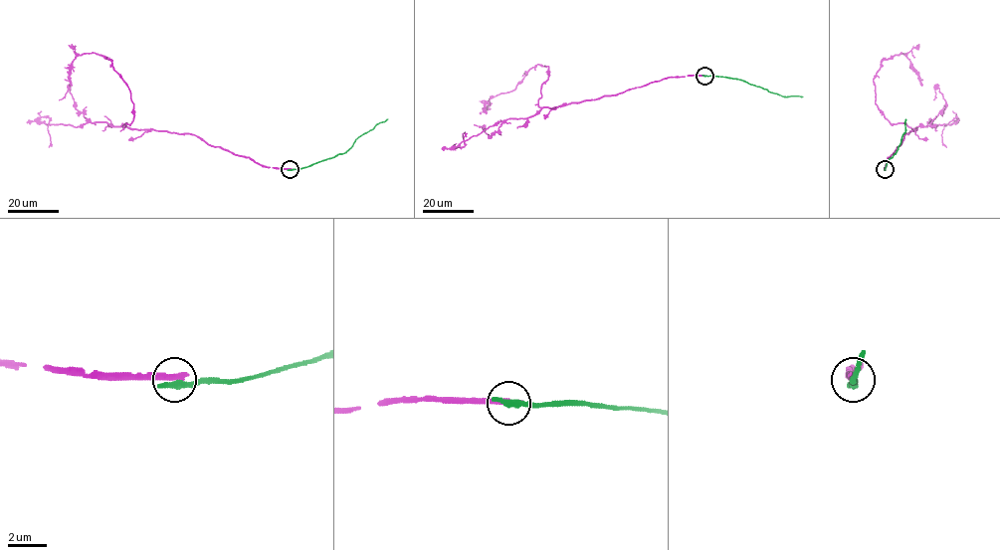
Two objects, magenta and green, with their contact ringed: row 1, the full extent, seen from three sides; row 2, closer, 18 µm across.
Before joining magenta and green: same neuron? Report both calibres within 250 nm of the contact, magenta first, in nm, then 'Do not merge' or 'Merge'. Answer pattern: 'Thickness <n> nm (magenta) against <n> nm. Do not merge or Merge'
Thickness 360 nm (magenta) against 400 nm. Do not merge

